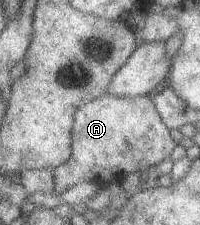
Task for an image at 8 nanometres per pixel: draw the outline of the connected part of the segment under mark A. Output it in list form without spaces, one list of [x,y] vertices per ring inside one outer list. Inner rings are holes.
[[[102,94],[79,106],[73,114],[71,126],[71,143],[69,159],[50,169],[53,175],[54,192],[62,192],[81,182],[98,182],[100,185],[114,181],[117,173],[132,173],[156,167],[160,161],[168,158],[176,143],[169,136],[169,130],[161,121],[151,103],[151,94],[137,97],[115,97]]]

